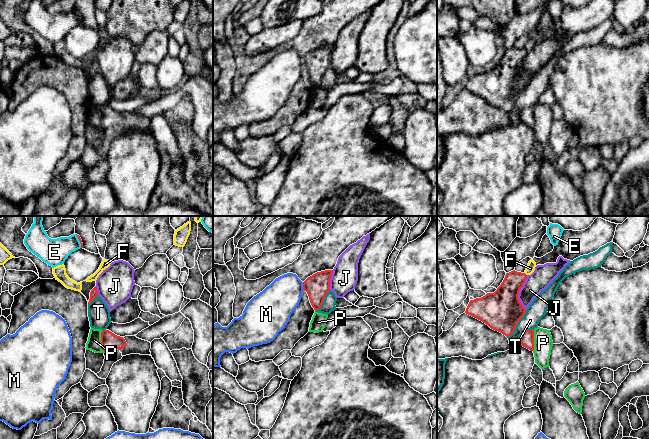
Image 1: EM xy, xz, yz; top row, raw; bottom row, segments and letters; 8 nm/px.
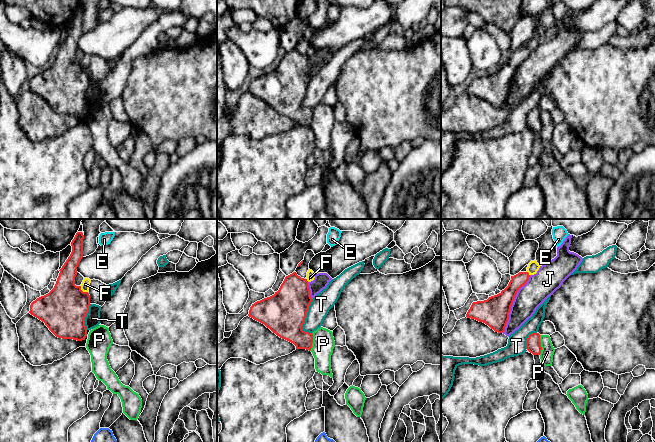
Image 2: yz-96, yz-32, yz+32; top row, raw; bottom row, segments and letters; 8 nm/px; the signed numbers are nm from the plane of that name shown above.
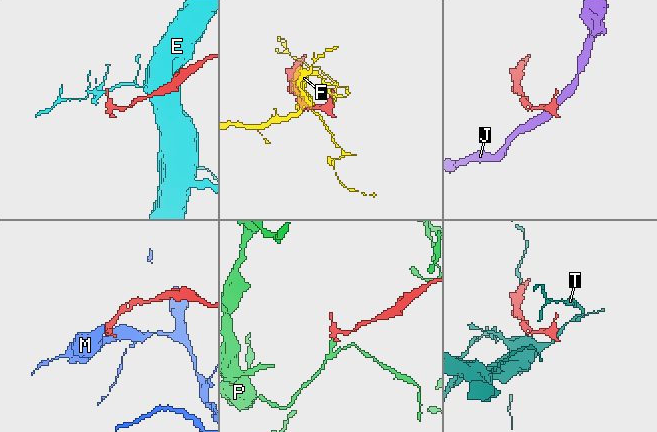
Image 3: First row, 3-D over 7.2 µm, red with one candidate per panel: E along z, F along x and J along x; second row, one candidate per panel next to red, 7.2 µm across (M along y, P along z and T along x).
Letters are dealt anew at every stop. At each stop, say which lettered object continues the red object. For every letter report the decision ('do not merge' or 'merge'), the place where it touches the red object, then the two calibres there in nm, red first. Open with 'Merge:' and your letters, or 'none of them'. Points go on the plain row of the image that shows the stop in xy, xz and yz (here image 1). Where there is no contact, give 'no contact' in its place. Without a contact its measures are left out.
Merge: none of them
E: do not merge; contact xy (79, 16); calibres 20 and 220 nm
F: do not merge; contact yz (525, 50); calibres 200 and 70 nm
J: do not merge; contact yz (518, 69); calibres 320 and 170 nm
M: do not merge; contact xz (303, 62); calibres 190 and 300 nm
P: do not merge; contact xy (101, 117); calibres 140 and 110 nm
T: do not merge; contact yz (517, 99); calibres 320 and 150 nm

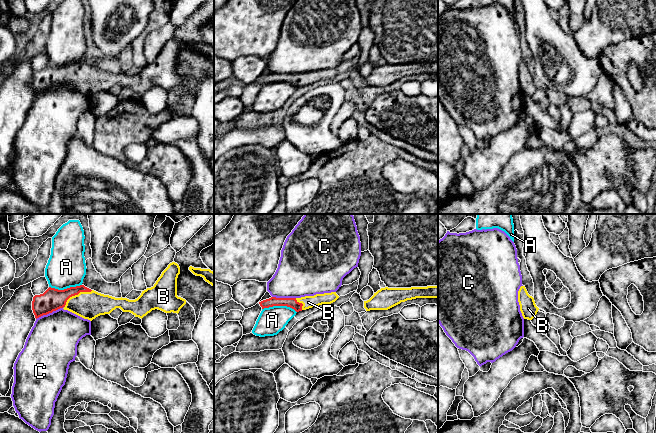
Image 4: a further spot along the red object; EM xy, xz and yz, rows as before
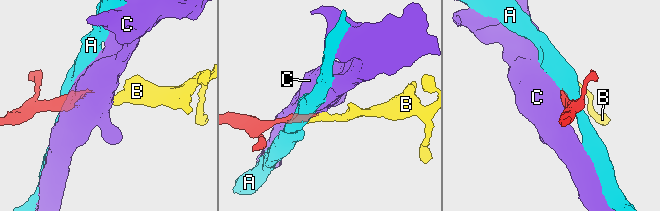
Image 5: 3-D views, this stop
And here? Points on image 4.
Merge: B
A: do not merge; contact xz (279, 81); calibres 80 and 220 nm
B: merge; contact xy (76, 70); calibres 180 and 220 nm
C: do not merge; contact xy (49, 88); calibres 180 and 400 nm

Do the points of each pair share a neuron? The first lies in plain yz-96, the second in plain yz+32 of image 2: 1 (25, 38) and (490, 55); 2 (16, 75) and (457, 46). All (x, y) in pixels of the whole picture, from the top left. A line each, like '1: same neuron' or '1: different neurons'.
1: same neuron
2: same neuron

